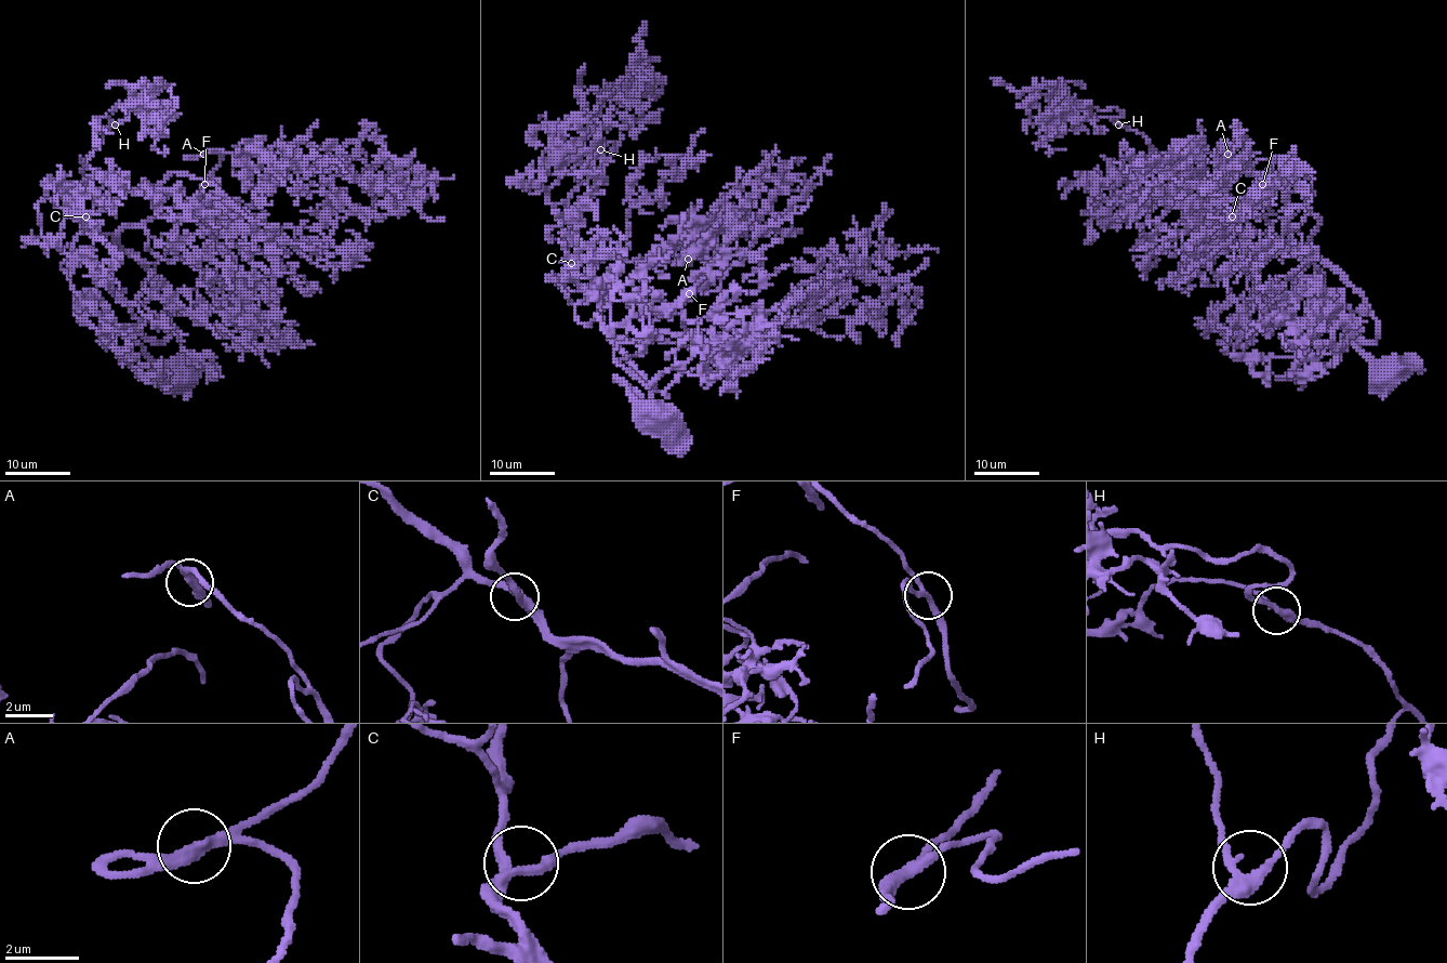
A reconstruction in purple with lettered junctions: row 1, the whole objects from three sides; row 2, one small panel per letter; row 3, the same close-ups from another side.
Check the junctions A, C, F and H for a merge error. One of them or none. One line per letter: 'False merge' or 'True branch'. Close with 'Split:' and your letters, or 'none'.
A: True branch
C: True branch
F: True branch
H: True branch
Split: none

